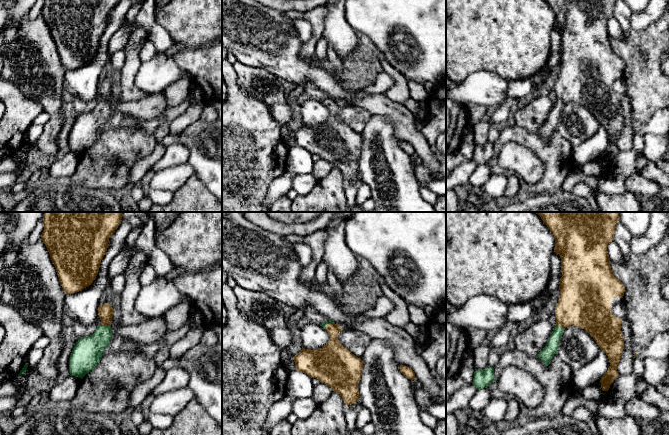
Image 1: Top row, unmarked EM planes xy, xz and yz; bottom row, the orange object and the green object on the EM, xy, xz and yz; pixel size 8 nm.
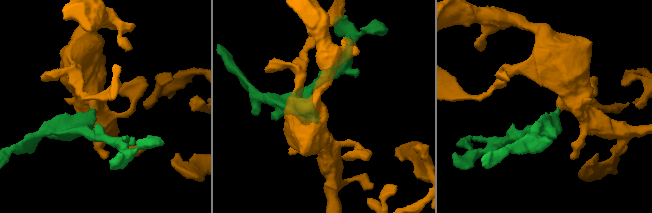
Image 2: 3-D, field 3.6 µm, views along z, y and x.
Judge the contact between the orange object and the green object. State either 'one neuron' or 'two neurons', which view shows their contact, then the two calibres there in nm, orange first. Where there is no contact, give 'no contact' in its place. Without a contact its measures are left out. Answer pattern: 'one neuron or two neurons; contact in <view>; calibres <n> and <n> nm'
one neuron; contact in xy; calibres 120 and 220 nm

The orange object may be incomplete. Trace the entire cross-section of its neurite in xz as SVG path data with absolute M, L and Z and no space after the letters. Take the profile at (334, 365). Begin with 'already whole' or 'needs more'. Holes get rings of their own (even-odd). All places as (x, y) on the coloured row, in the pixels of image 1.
needs more; M327 321L321 325L329 334L328 343L318 350L302 350L294 356L296 370L307 374L310 378L316 378L321 383L331 387L342 398L345 405L352 405L359 400L358 384L361 380L363 361L356 357L347 348L345 348L338 340L341 326L334 322Z

